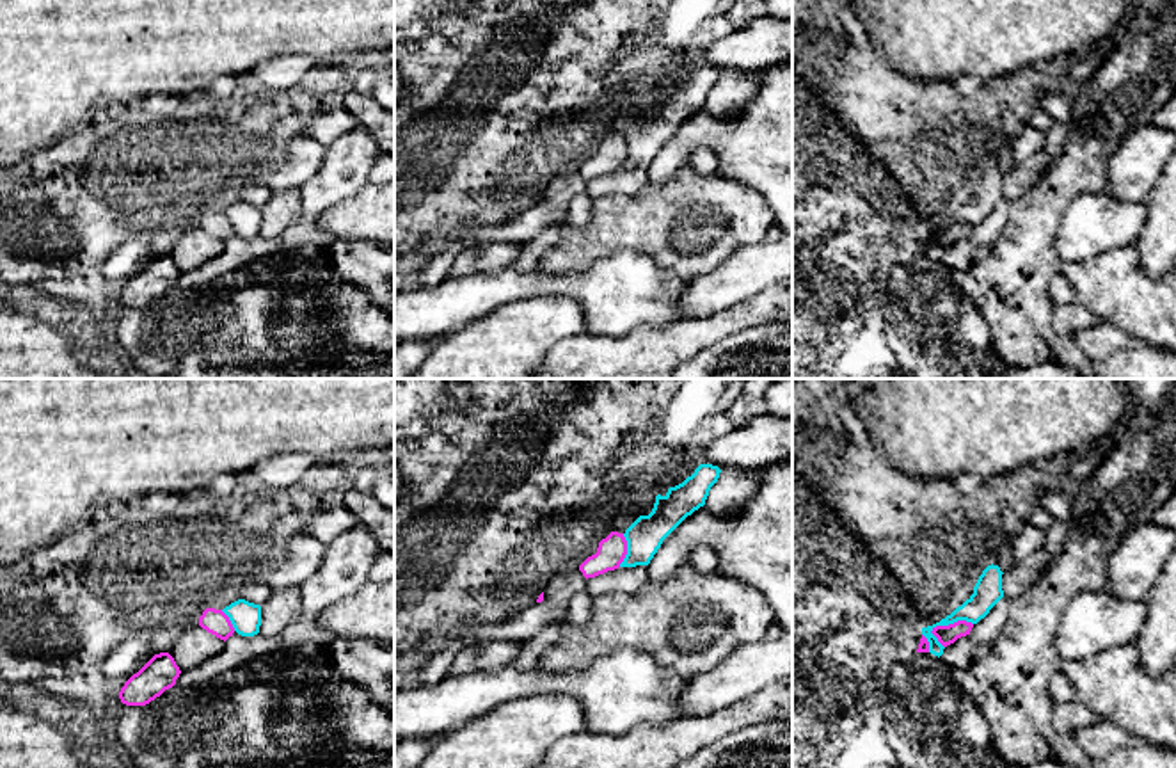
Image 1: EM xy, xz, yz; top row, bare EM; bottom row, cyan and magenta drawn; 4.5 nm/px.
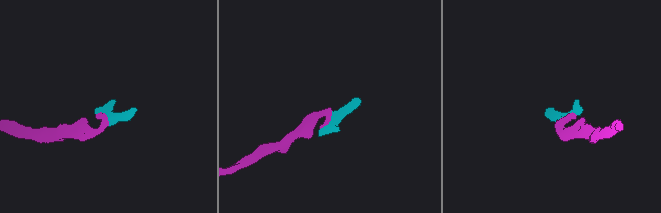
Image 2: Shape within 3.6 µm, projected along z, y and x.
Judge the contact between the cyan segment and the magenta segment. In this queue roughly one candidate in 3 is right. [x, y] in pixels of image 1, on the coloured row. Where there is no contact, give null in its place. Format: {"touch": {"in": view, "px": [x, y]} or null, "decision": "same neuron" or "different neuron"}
{"touch": {"in": "yz", "px": [951, 623]}, "decision": "different neuron"}

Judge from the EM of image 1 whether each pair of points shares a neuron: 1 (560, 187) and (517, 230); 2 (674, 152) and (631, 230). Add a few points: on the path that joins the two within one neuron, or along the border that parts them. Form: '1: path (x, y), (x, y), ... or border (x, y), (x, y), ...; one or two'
1: path (553, 200), (530, 223); one
2: border (688, 164), (661, 184), (649, 182); two

